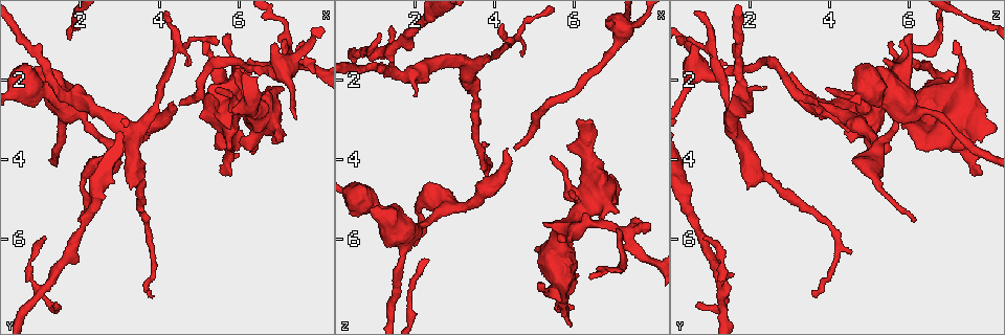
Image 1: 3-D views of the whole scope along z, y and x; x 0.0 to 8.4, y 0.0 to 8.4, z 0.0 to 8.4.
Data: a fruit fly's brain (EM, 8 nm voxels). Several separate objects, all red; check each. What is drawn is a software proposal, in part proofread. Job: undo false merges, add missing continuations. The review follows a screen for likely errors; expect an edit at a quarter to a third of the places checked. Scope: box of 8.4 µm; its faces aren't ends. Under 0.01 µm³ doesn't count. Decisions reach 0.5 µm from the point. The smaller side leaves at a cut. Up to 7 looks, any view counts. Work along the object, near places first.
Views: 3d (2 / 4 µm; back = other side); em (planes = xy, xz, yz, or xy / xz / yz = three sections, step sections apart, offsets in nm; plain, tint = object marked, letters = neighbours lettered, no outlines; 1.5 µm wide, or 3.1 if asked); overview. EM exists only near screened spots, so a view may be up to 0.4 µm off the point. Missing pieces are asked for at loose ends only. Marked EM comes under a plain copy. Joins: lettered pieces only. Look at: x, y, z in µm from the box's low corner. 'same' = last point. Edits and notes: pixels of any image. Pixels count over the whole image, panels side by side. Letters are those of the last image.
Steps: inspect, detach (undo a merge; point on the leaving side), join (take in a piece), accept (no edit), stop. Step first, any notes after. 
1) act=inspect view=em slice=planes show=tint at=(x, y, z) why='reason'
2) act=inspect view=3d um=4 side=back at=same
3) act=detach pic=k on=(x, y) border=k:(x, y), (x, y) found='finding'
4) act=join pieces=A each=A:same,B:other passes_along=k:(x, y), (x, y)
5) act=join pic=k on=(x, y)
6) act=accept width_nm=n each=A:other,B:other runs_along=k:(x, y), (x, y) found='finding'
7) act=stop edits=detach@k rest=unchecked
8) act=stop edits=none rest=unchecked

act=inspect view=3d um=4 at=(5.60, 4.35, 7.90) why='free end'

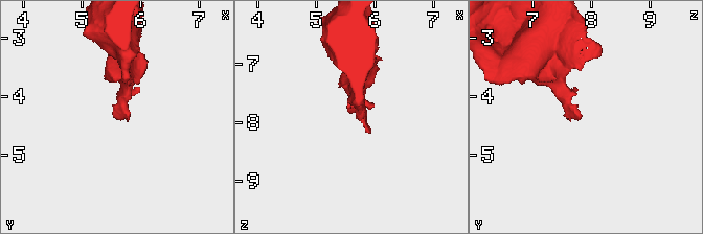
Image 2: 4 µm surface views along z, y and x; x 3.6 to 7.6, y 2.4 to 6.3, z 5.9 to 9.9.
act=inspect view=em slice=planes show=letters at=(5.60, 4.40, 7.85) why='now the EM'

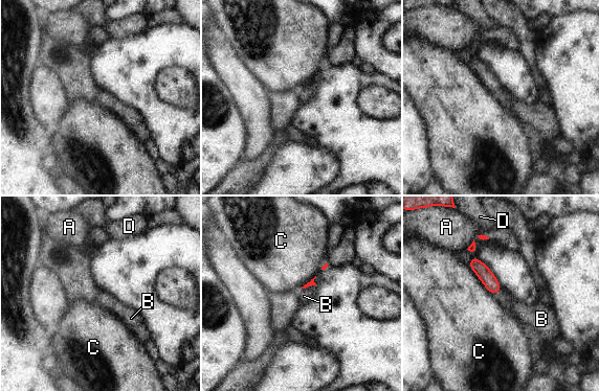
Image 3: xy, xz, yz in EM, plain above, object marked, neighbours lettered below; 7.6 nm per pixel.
act=accept each=A:other,B:other,C:other,D:other border=3:(314, 284), (300, 288) found='no lettered piece goes on from it'

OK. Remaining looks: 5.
act=inspect view=3d um=2 at=(5.10, 1.10, 7.10) why='free end'

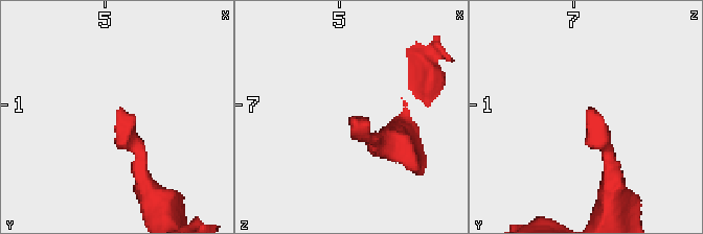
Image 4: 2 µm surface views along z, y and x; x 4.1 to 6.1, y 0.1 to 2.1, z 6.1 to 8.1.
act=inspect view=em slice=xz step=4 show=letters at=(5.12, 1.02, 7.12) why='now the EM'

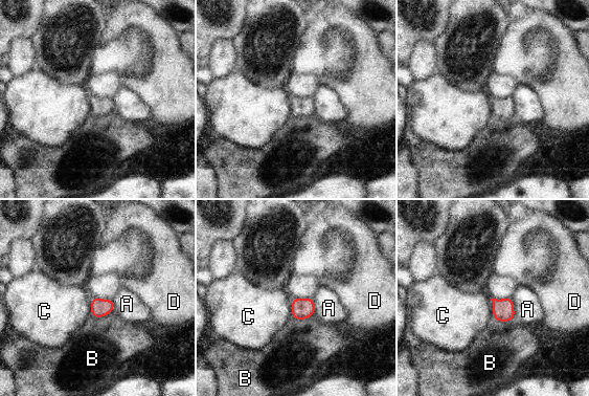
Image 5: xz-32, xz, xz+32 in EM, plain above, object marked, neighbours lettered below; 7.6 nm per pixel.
act=accept each=A:other,B:other,C:other,D:other border=5:(113, 309), (105, 315), (91, 316) found='no lettered piece goes on from it'

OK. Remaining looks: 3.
act=inspect view=em slice=planes show=letters at=(1.95, 5.50, 6.15) why='tapers out'

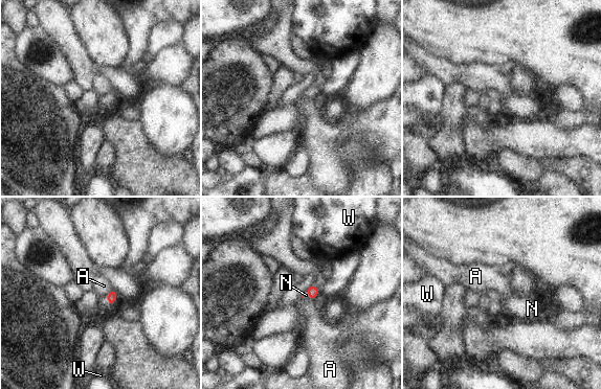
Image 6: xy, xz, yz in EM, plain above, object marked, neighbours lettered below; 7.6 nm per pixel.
act=join pic=6 on=(104, 300) each=A:other,N:same,W:other passes_along=6:(112, 295), (108, 301), (104, 300) found='the cell continues'

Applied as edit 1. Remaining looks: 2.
act=stop edits=join@6 rest=unchecked

